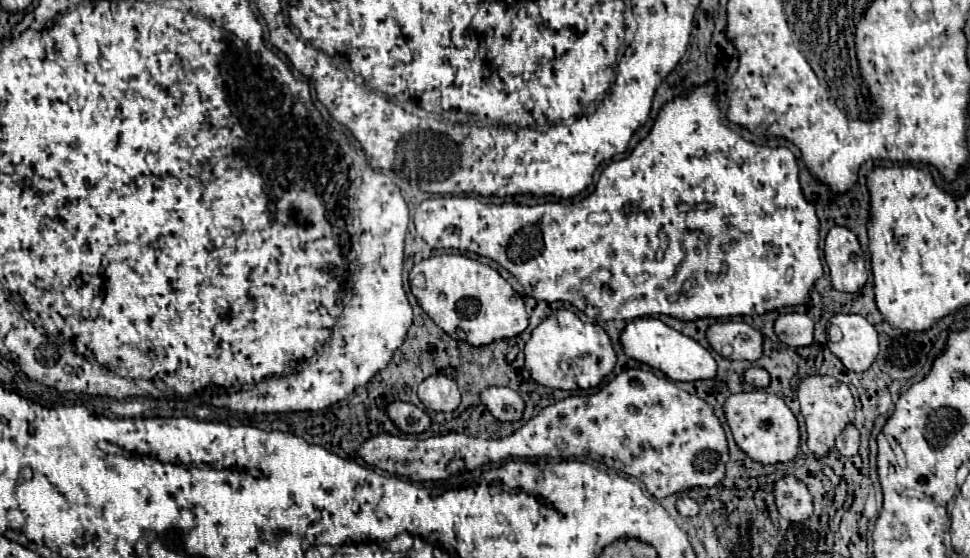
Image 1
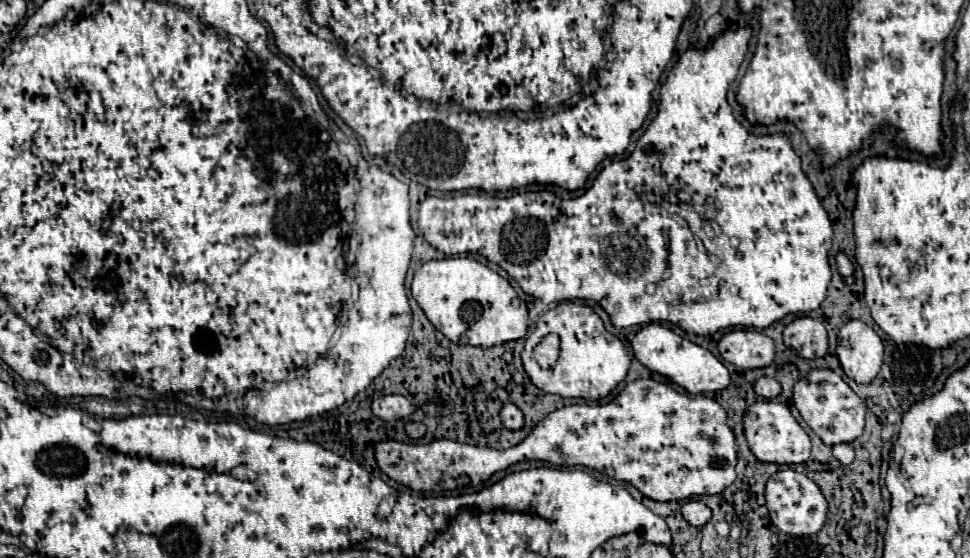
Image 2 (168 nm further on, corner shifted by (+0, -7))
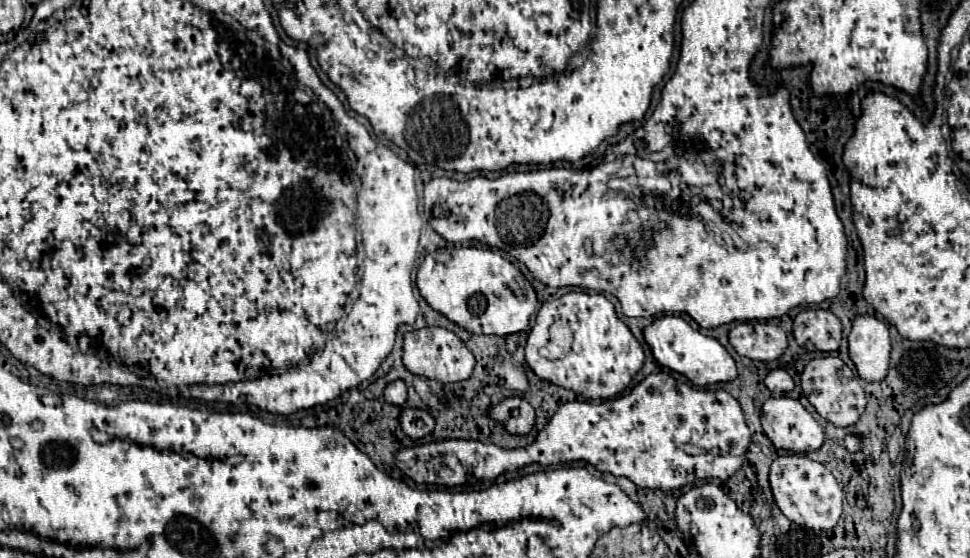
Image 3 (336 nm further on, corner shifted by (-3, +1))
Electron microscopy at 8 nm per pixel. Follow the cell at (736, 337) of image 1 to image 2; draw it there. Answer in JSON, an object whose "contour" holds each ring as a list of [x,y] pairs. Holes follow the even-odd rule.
{"contour":[[[730,331],[718,341],[720,357],[742,369],[768,367],[774,361],[774,343],[758,331]]]}

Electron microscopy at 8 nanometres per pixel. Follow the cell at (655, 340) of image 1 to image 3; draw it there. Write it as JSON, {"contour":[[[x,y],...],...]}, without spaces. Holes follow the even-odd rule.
{"contour":[[[663,315],[663,317],[655,319],[643,331],[643,335],[645,335],[645,341],[651,347],[655,359],[661,365],[685,375],[697,387],[705,387],[705,385],[713,385],[713,383],[725,383],[725,381],[731,381],[737,377],[735,361],[727,353],[727,349],[717,339],[693,329],[683,317]]]}

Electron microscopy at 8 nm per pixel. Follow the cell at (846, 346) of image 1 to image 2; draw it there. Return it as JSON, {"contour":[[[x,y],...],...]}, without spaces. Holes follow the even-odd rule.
{"contour":[[[848,321],[838,333],[836,357],[844,373],[856,383],[870,383],[882,367],[882,339],[862,321]]]}

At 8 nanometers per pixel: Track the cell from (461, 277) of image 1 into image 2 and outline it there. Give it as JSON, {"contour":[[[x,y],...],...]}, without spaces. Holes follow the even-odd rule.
{"contour":[[[458,257],[424,263],[414,273],[412,297],[418,301],[430,323],[452,343],[464,341],[474,347],[494,347],[522,339],[528,331],[526,303],[514,307],[512,299],[516,297],[516,291],[512,285],[476,259]]]}

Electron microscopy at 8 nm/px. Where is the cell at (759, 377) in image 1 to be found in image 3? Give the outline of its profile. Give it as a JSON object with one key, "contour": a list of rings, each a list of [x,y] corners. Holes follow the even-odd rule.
{"contour":[[[775,369],[775,371],[771,371],[771,373],[767,375],[767,379],[765,379],[765,385],[767,385],[767,389],[769,389],[771,393],[789,393],[789,391],[795,387],[793,377],[791,377],[785,369]]]}

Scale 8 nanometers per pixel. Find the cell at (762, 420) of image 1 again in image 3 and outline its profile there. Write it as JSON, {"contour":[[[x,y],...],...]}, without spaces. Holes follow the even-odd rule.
{"contour":[[[779,397],[765,401],[761,425],[777,449],[811,453],[825,441],[823,427],[797,399]]]}

